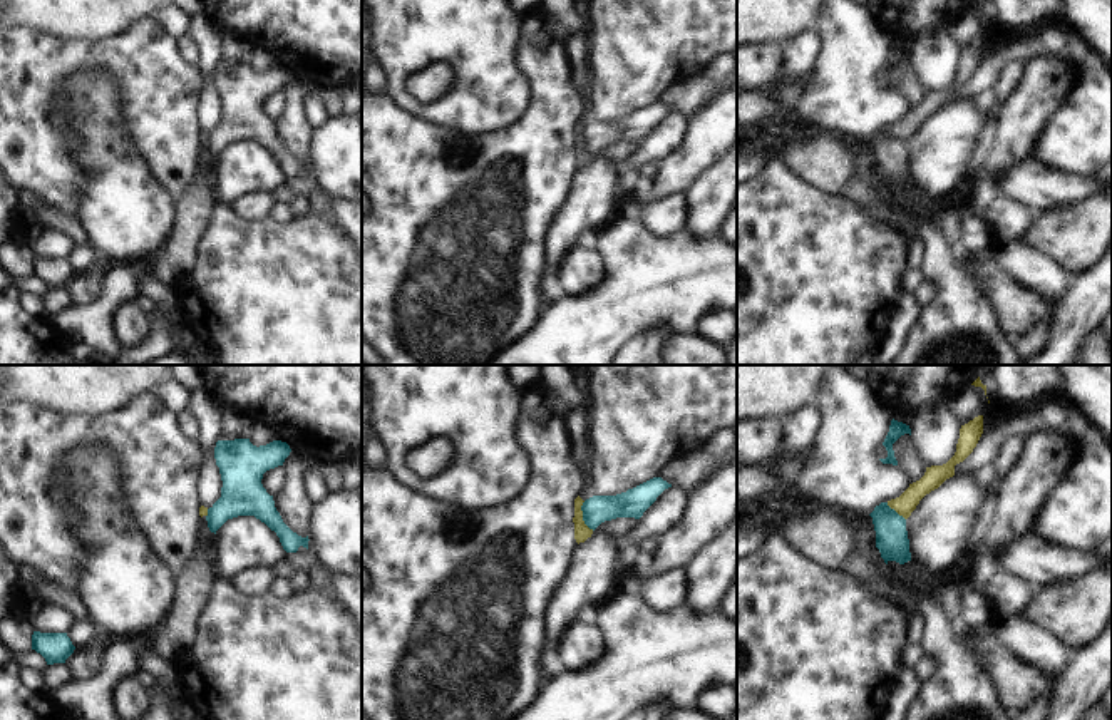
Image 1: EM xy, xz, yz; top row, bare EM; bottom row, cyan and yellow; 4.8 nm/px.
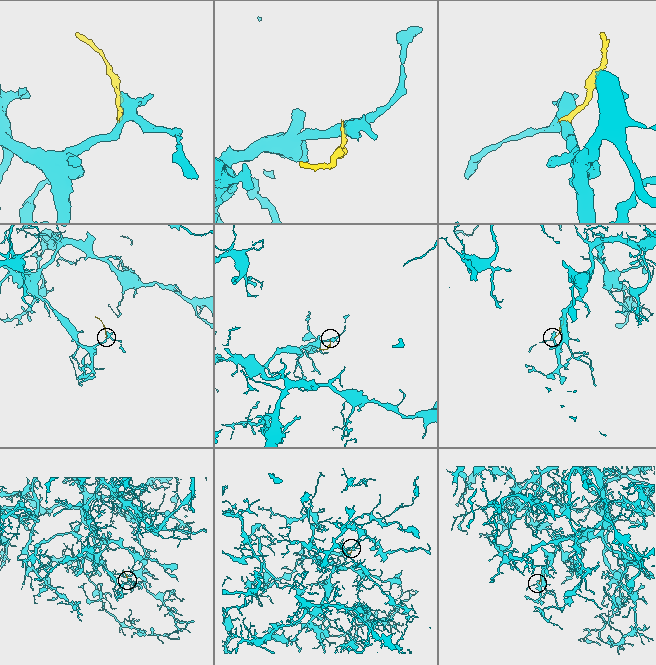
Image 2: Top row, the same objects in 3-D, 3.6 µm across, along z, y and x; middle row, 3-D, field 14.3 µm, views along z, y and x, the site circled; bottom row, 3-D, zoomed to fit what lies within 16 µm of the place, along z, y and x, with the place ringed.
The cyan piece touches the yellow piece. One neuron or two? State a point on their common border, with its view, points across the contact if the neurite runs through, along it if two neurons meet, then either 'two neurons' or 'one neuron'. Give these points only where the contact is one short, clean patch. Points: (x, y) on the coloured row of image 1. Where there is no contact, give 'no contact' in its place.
contact xz (583, 516); border xz (583, 501), (583, 521), (593, 529); two neurons

